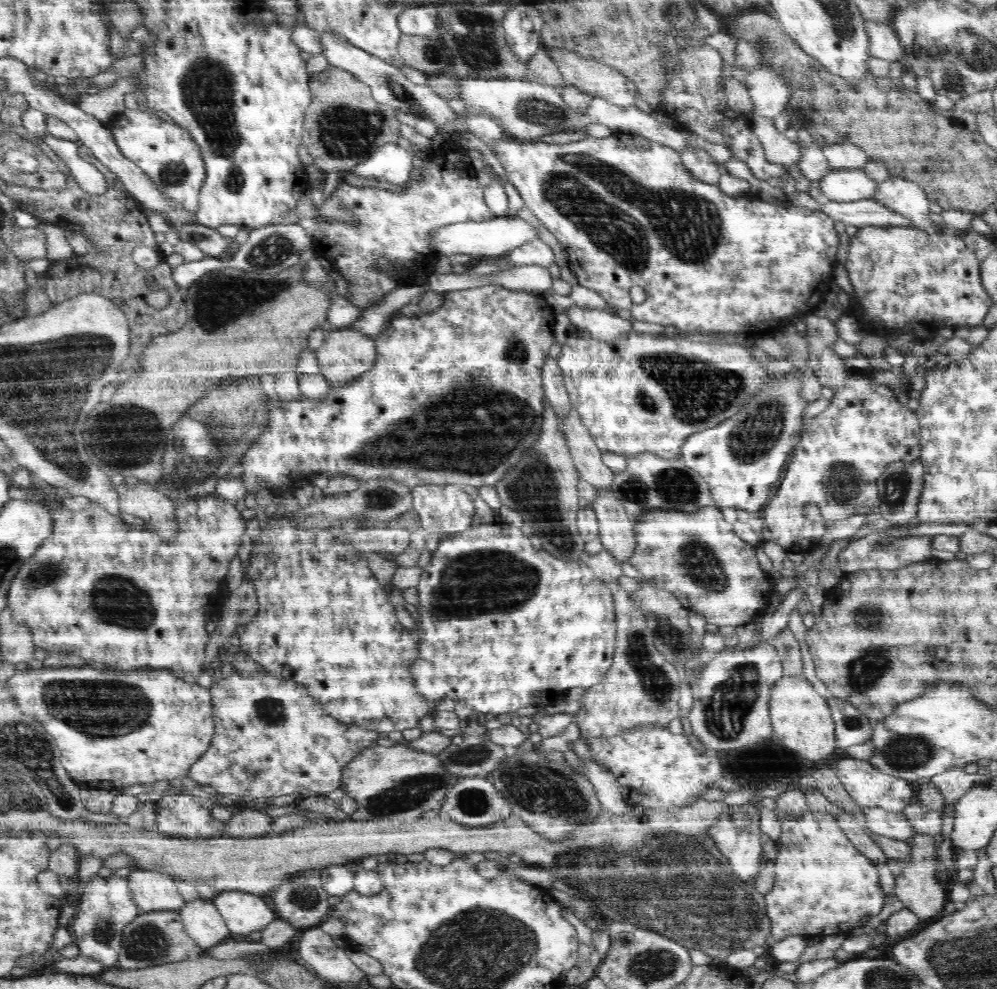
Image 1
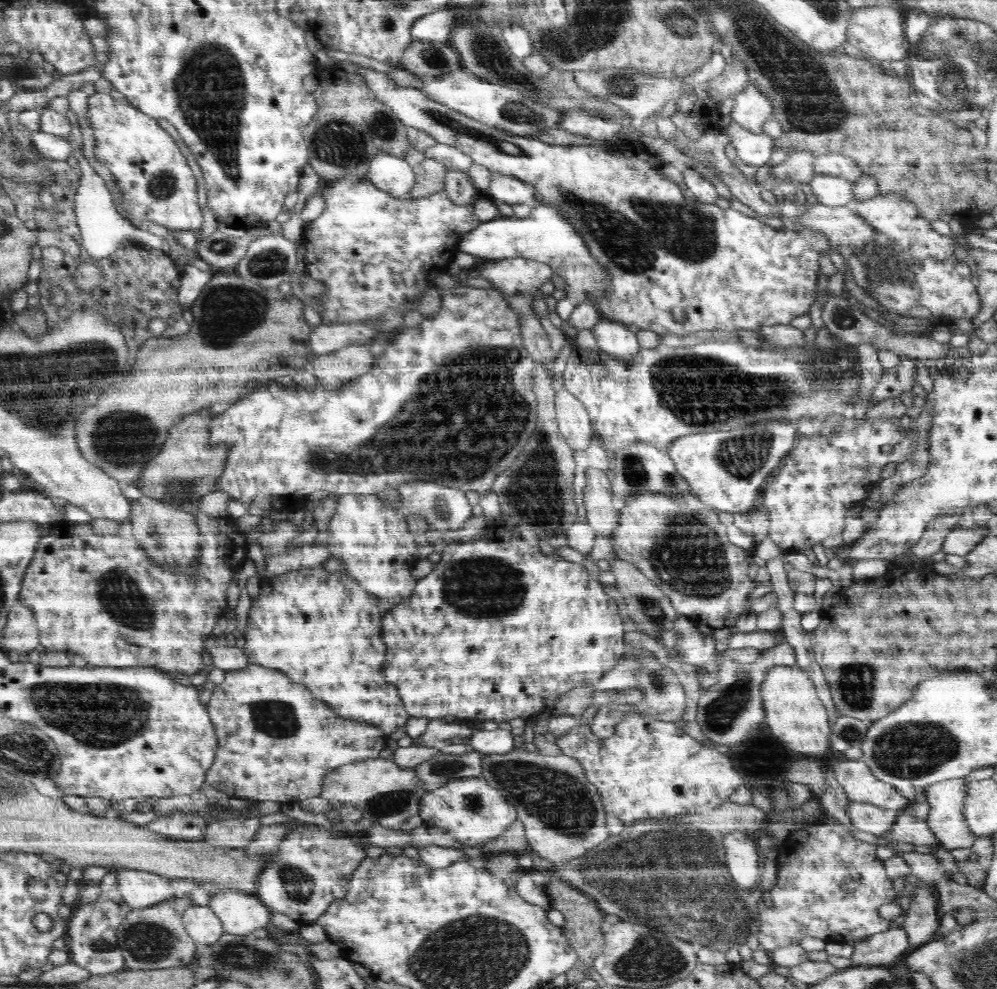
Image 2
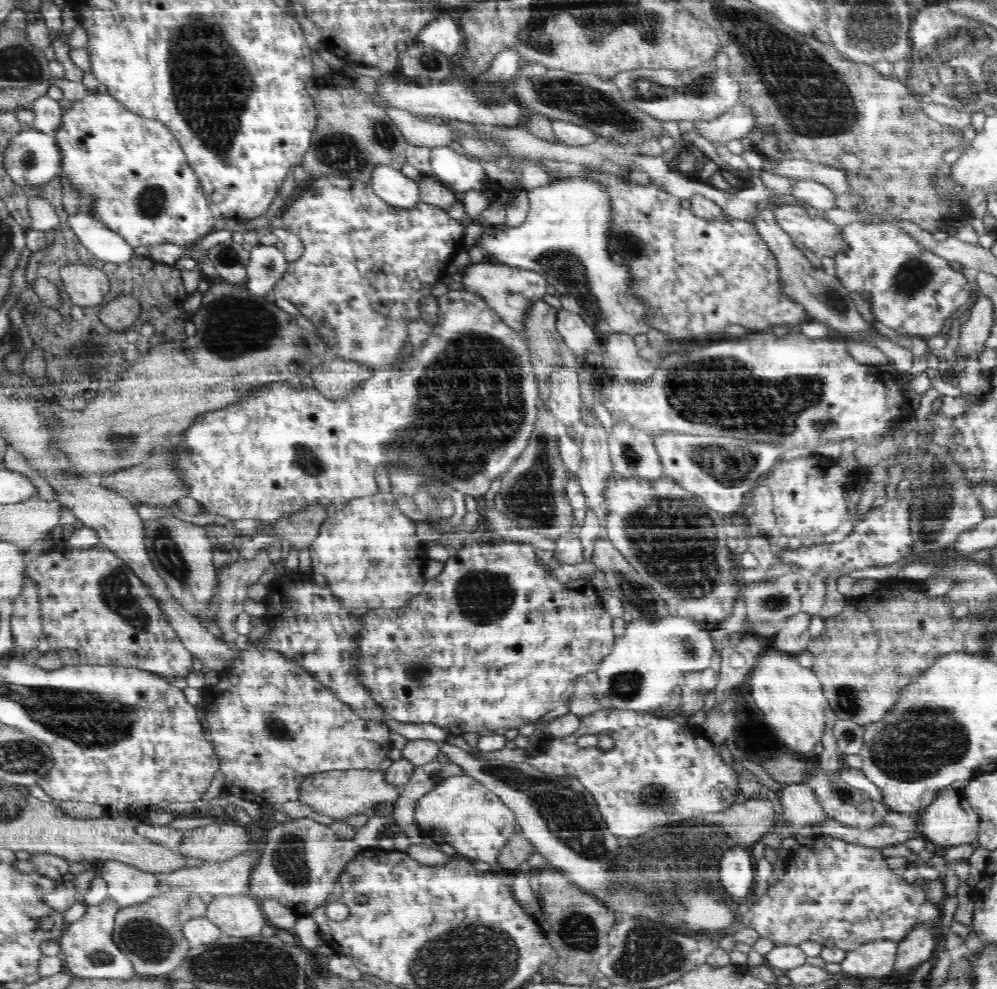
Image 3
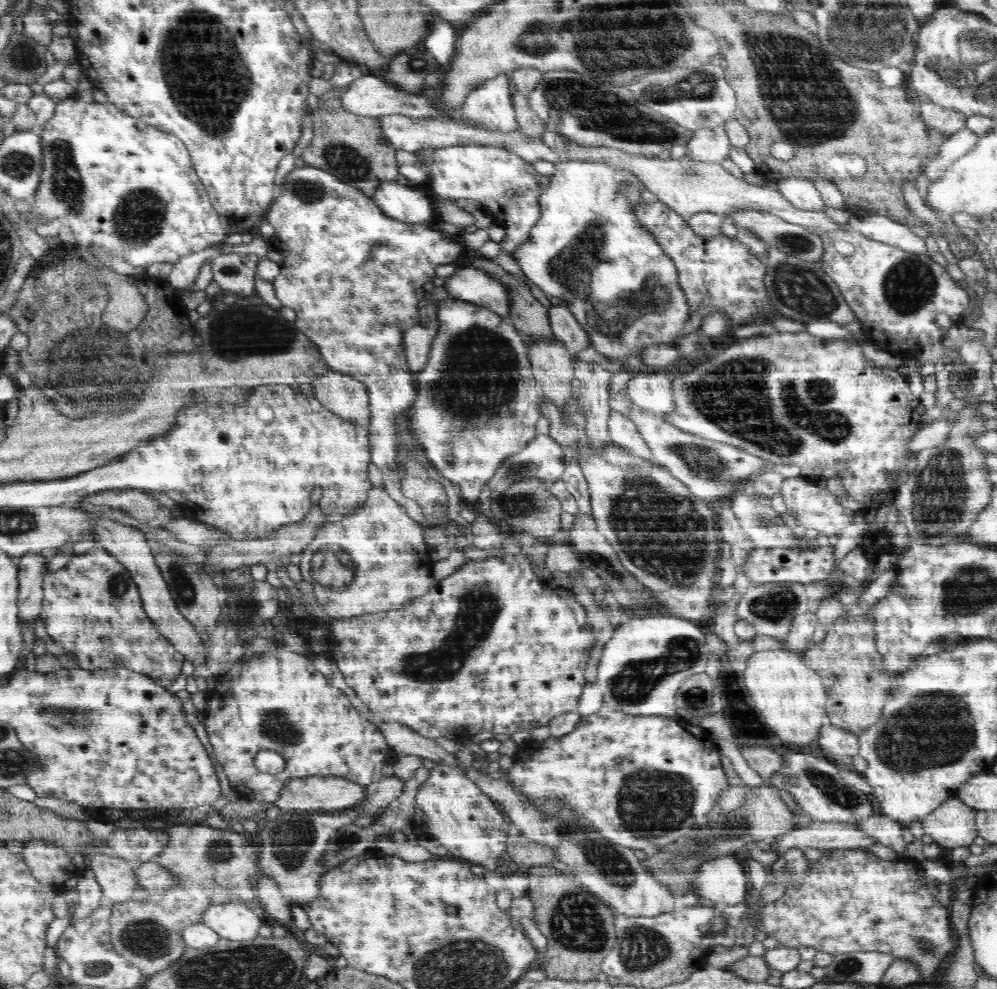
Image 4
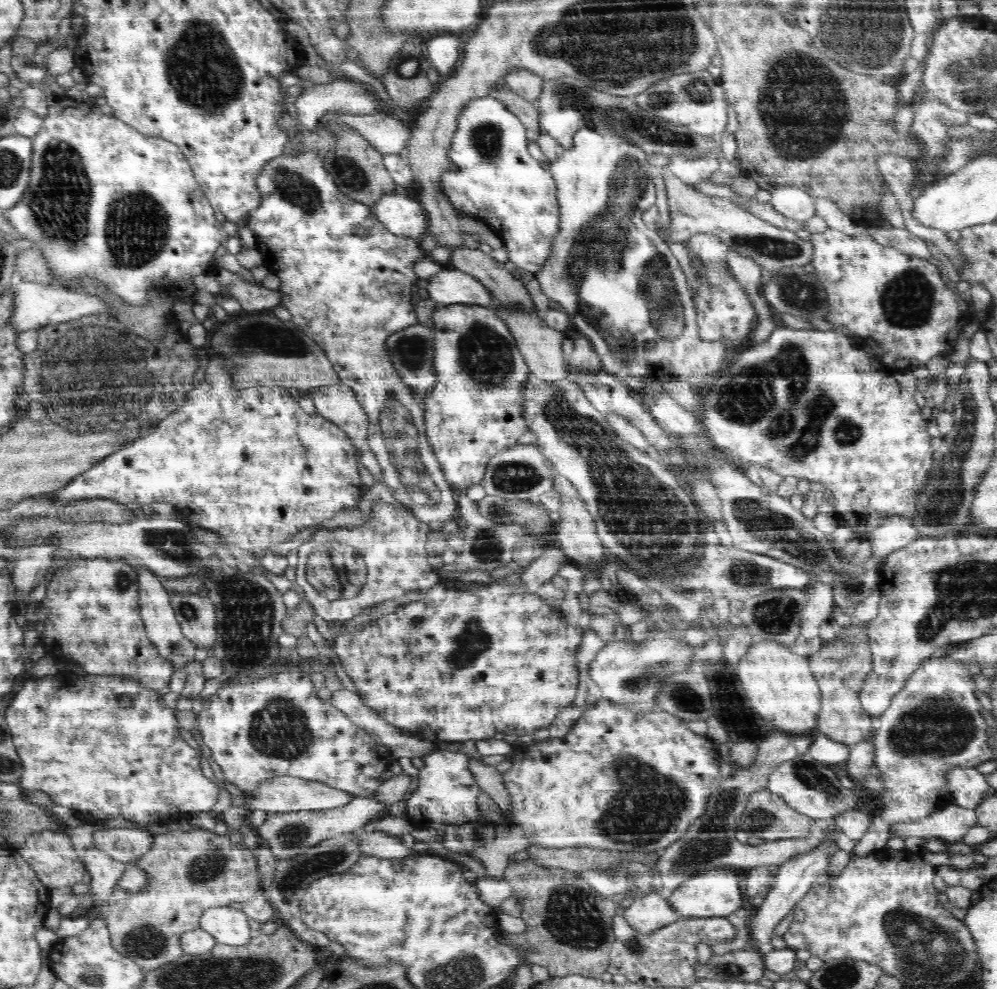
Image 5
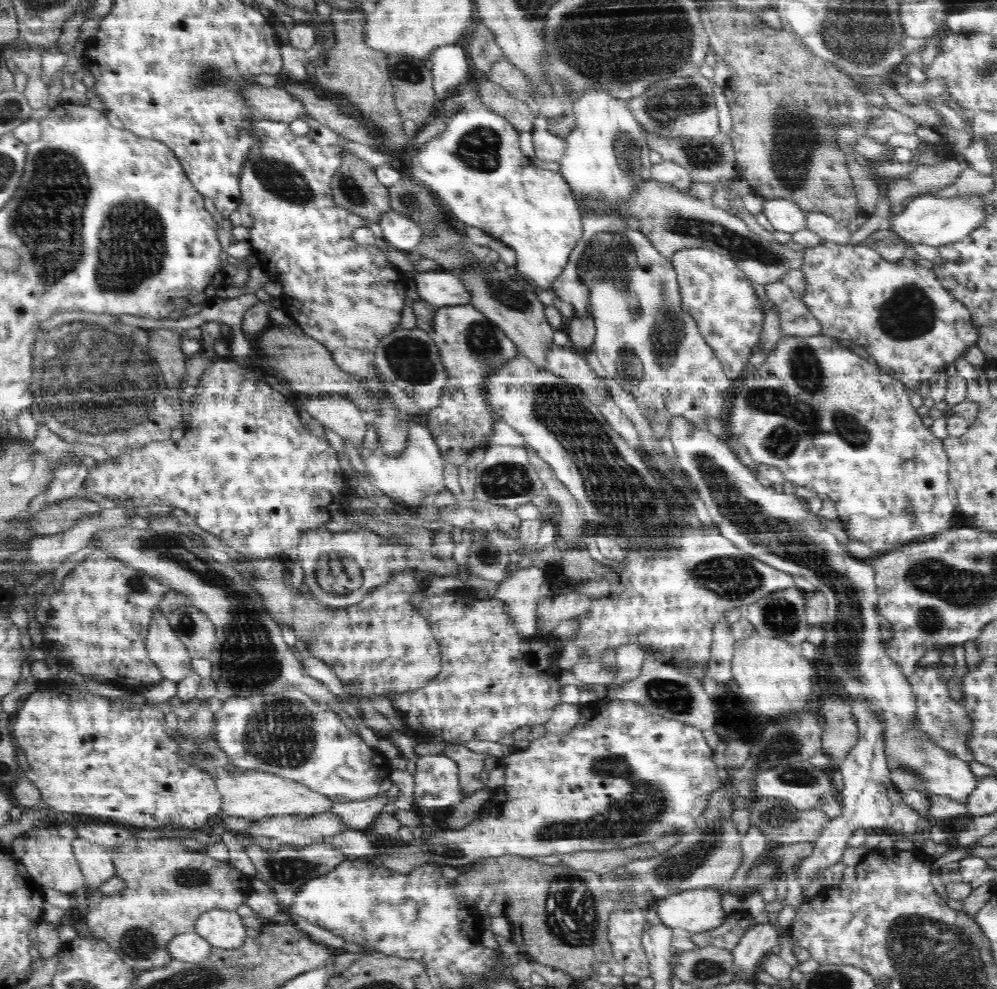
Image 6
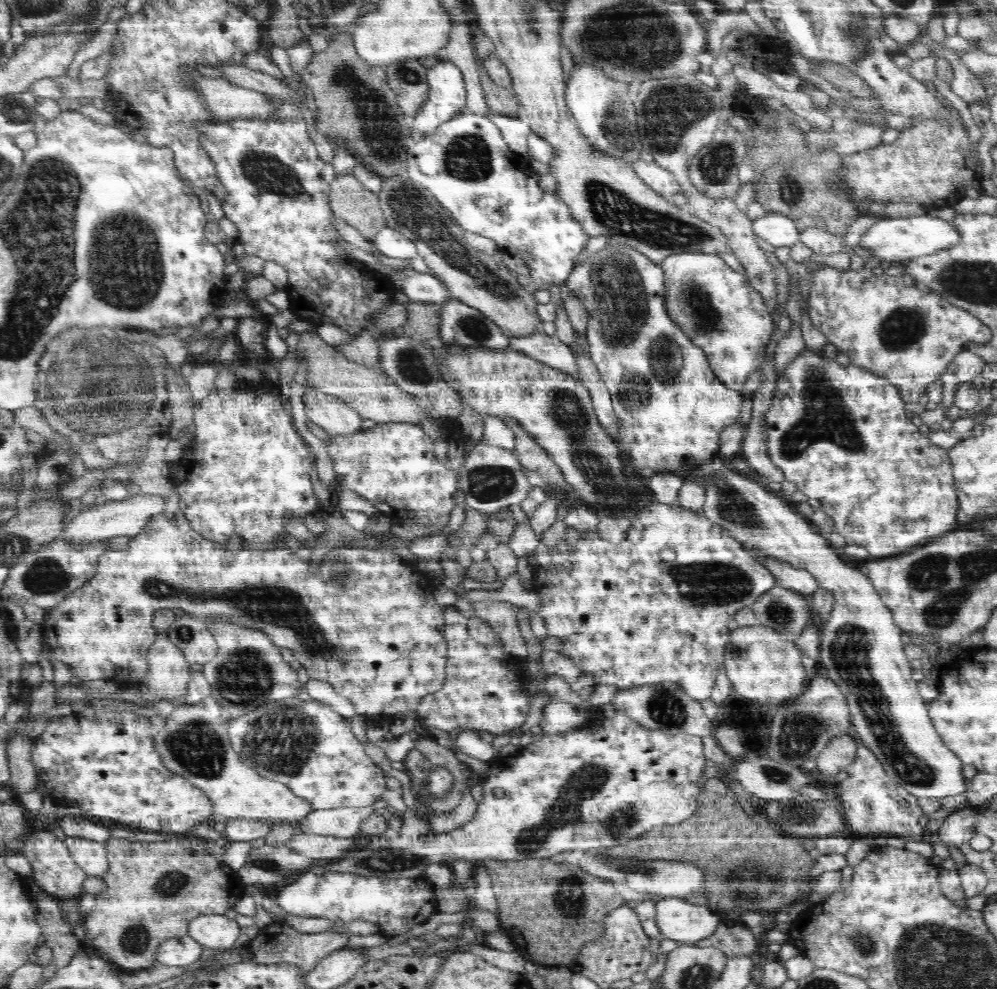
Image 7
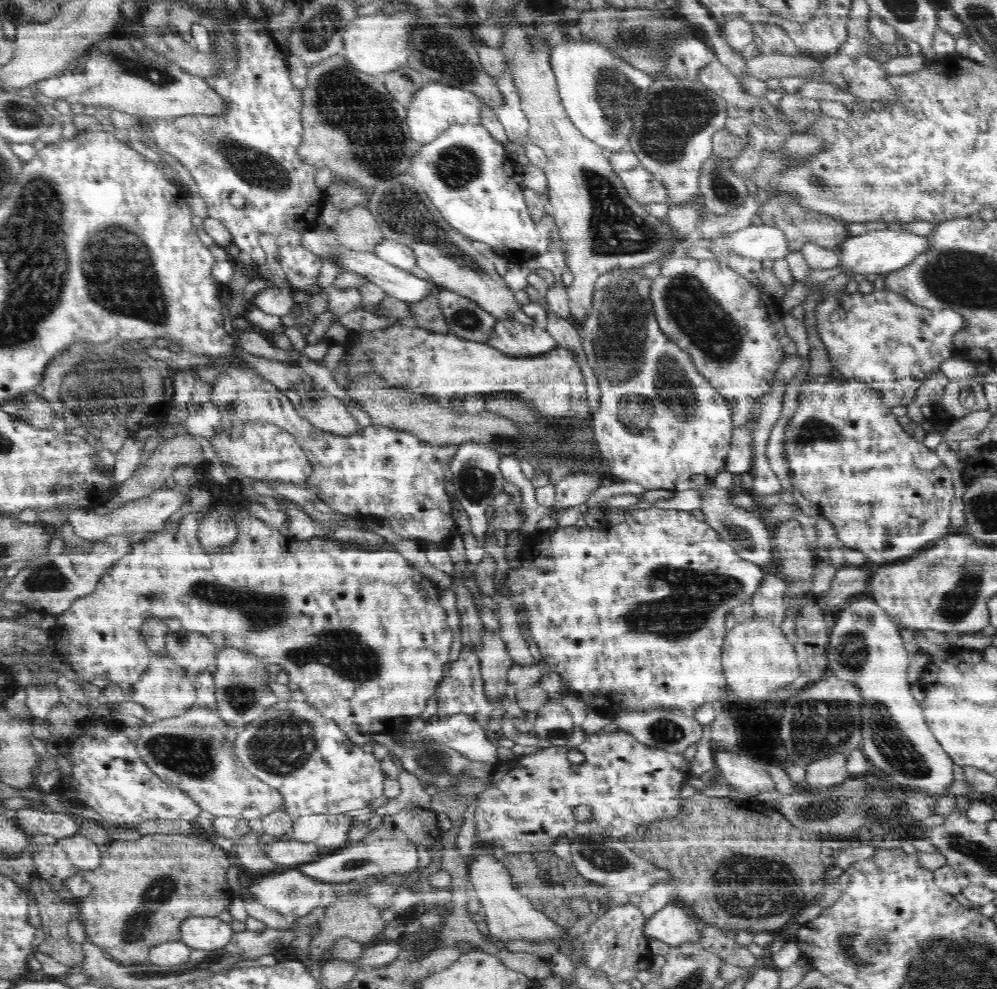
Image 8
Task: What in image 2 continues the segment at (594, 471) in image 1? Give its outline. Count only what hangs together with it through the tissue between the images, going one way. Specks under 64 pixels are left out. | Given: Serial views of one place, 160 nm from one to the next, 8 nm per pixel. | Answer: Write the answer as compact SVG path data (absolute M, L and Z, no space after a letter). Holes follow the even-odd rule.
M565 386L555 392L555 411L560 434L570 448L585 449L593 436L592 421L586 407Z

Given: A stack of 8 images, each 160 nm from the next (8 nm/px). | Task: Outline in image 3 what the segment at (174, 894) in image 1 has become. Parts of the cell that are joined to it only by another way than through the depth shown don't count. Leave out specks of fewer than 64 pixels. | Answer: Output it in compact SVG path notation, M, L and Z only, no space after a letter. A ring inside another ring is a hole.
M113 860L100 862L100 868L96 870L106 881L109 898L121 907L134 906L160 895L155 873Z

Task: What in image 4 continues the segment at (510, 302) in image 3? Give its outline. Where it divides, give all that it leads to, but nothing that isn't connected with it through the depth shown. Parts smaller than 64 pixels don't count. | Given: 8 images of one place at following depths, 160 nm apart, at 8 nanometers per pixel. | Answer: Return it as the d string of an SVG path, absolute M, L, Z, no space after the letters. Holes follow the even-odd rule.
M466 266L457 269L444 281L450 298L474 303L507 318L510 299L507 286L502 280L493 278L484 270Z

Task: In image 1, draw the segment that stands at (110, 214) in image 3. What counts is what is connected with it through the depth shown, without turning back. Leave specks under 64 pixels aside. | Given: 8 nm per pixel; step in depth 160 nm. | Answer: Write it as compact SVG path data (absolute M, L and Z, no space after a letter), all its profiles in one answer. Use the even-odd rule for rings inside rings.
M125 108L116 114L106 126L110 128L121 153L148 176L154 187L186 212L196 214L199 209L199 193L205 179L205 166L199 146L188 131L176 122L160 120L151 110Z

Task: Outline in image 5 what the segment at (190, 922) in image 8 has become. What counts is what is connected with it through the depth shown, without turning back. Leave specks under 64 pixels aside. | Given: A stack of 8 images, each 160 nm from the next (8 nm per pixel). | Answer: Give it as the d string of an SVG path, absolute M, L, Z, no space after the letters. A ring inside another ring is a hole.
M218 906L206 909L199 918L199 928L211 934L217 943L242 946L255 935L248 925L248 916L231 906Z

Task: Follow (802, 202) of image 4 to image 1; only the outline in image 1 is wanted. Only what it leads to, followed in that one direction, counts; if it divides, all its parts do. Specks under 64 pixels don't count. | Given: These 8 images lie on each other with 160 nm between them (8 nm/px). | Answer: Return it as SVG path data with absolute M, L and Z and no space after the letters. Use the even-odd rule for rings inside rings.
M862 168L832 169L819 179L819 183L822 199L838 203L870 199L878 188L877 182L874 182Z

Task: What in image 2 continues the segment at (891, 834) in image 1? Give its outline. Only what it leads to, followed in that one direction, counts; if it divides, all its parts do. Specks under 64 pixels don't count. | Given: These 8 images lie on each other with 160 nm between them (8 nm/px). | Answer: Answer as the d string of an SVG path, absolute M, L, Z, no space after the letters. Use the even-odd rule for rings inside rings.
M850 801L845 806L846 815L858 830L880 836L892 828L900 810L876 806L869 802Z

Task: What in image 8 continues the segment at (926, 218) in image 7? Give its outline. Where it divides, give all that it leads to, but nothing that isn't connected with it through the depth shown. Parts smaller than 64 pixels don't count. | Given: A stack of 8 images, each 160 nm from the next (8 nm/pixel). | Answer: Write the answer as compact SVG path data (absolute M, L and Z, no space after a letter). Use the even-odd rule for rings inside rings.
M884 226L883 230L880 231L869 231L859 236L848 236L840 247L842 253L839 256L839 262L842 266L842 272L885 275L908 266L918 254L925 253L927 236L892 231Z

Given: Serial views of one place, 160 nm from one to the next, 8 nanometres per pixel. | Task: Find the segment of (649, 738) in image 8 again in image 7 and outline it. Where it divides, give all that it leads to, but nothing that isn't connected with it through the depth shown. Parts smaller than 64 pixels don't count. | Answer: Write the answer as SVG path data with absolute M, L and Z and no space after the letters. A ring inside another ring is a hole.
M665 681L662 686L642 686L630 690L618 690L612 700L615 710L624 712L630 720L648 730L660 730L668 735L692 734L700 737L712 732L712 720L706 717L701 701L690 698L678 683Z

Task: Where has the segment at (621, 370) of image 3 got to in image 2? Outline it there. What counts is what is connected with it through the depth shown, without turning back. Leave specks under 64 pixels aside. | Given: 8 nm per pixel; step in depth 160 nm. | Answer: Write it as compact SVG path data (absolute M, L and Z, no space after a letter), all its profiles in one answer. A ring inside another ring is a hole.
M602 321L596 324L591 332L597 347L620 360L630 360L641 348L637 334L623 323Z

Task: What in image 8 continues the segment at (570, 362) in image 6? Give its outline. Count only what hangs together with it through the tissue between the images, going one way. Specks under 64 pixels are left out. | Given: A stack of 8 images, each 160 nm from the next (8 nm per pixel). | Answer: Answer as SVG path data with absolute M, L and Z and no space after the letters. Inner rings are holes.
M497 319L492 338L485 342L502 354L535 357L550 352L558 344L546 329L525 325L516 319Z

